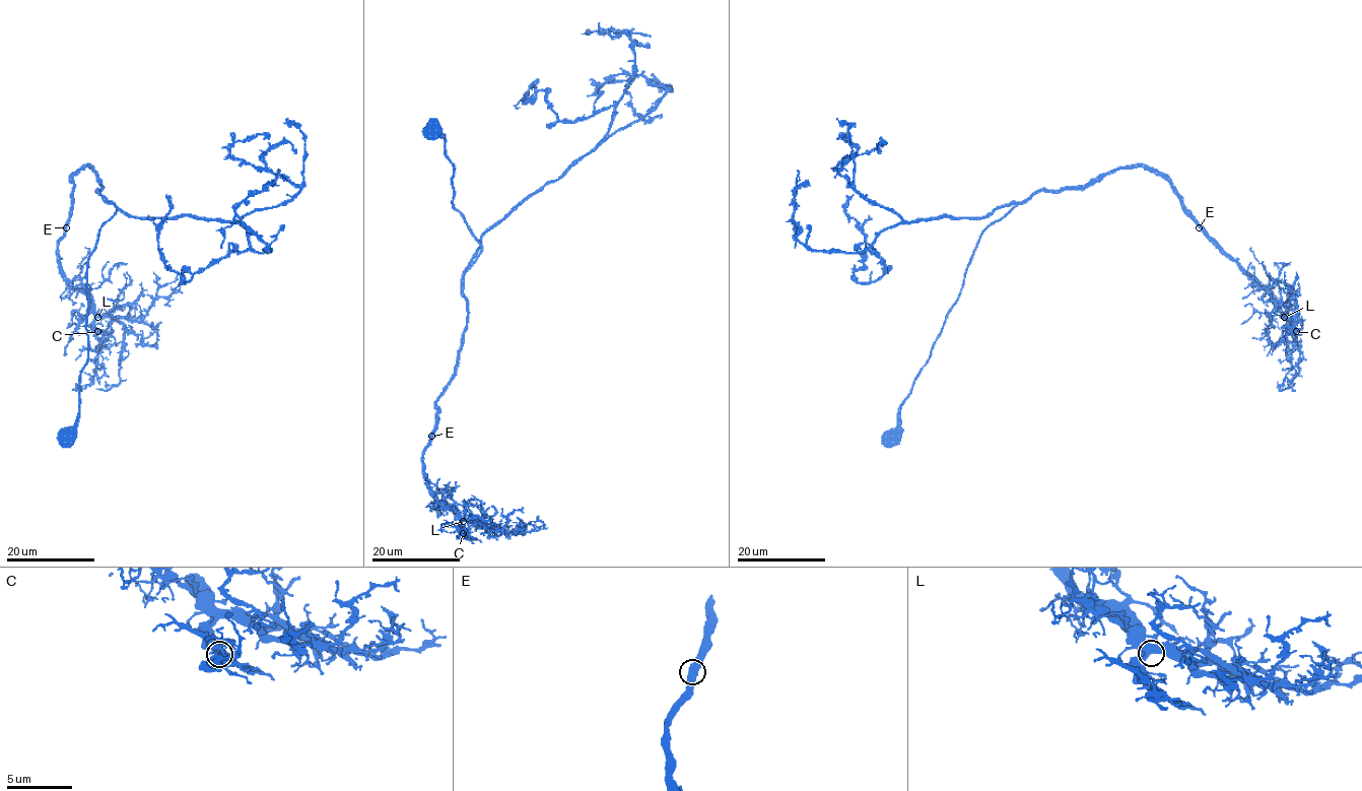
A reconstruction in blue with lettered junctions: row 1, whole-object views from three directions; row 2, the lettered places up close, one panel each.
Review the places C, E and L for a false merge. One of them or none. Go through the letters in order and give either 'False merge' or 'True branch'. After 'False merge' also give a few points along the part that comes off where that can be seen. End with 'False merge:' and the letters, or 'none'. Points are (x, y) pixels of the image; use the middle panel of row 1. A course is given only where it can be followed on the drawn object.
C: True branch
E: True branch
L: True branch
False merge: none

